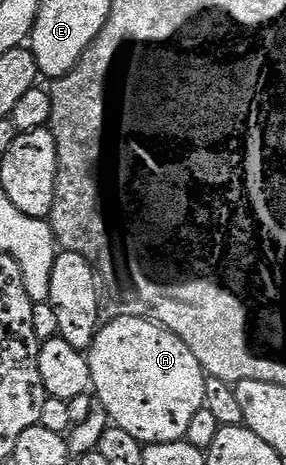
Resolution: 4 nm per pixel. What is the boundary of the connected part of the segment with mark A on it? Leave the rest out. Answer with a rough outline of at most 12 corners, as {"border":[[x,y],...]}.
{"border":[[146,318],[97,328],[95,400],[144,446],[184,440],[206,374]]}

